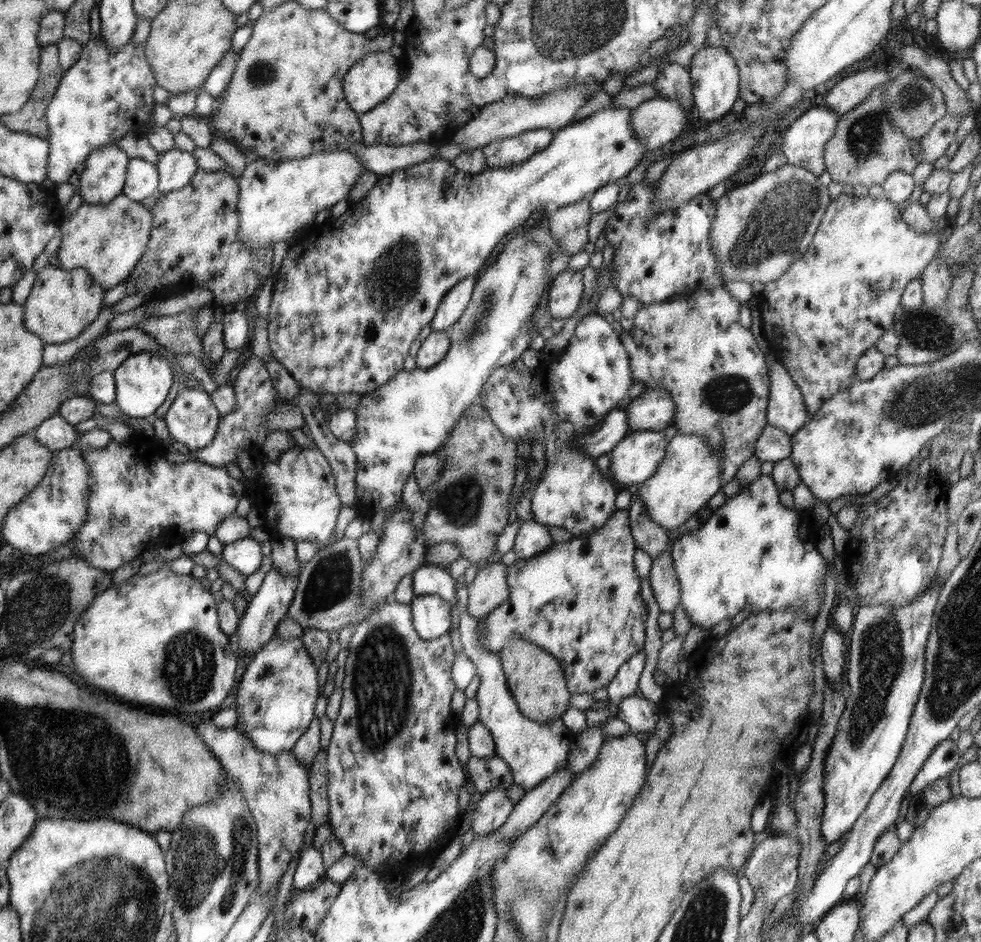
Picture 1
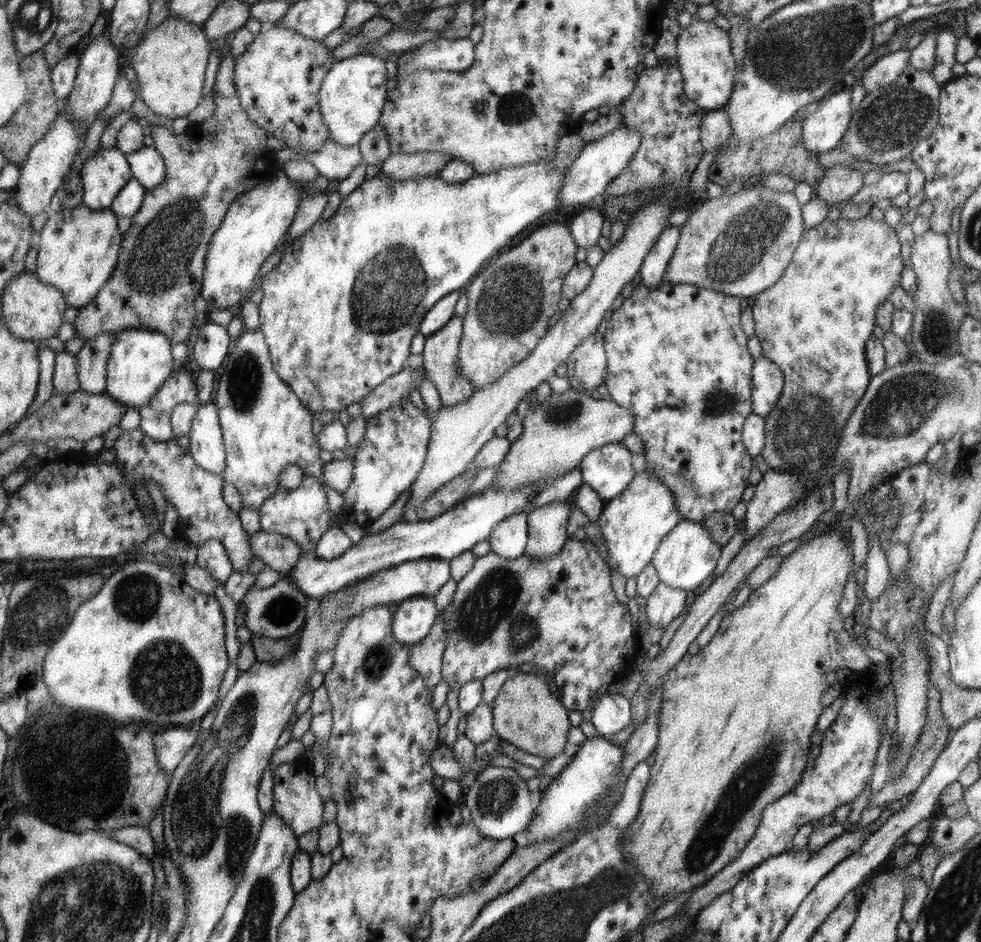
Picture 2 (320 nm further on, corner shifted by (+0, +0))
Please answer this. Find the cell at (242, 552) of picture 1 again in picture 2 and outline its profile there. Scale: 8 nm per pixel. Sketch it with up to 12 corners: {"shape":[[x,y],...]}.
{"shape":[[219,540],[197,547],[197,566],[226,582],[234,574]]}

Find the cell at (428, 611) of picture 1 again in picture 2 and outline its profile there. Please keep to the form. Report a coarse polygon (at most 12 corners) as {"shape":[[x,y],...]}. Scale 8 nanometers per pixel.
{"shape":[[432,597],[407,598],[393,608],[394,637],[420,642],[440,612]]}

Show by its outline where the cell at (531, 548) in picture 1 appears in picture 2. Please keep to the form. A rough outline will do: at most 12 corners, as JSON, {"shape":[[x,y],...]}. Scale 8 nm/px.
{"shape":[[524,512],[507,516],[489,534],[491,552],[524,556]]}

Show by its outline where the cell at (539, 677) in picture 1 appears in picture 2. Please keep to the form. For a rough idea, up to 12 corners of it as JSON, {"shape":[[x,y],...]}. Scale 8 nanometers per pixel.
{"shape":[[514,670],[491,706],[498,738],[549,760],[569,710],[542,672]]}

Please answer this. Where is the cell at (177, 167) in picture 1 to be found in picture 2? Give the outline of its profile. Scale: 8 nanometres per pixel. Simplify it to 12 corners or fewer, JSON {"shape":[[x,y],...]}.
{"shape":[[154,146],[126,155],[144,189],[164,180],[166,165]]}

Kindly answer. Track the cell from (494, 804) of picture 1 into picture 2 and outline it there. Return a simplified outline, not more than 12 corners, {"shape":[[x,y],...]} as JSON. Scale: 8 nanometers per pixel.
{"shape":[[495,765],[462,802],[496,840],[525,830],[536,810],[526,780]]}

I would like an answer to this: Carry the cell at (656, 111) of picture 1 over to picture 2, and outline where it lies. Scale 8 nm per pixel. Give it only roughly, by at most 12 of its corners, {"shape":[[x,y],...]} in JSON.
{"shape":[[621,125],[584,145],[567,168],[560,206],[603,194],[628,166],[640,133]]}

